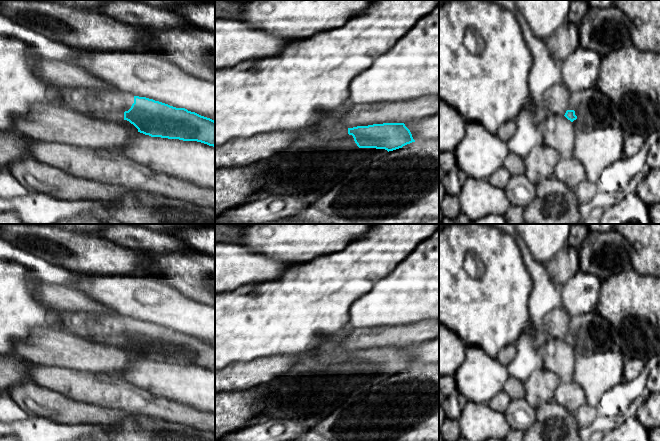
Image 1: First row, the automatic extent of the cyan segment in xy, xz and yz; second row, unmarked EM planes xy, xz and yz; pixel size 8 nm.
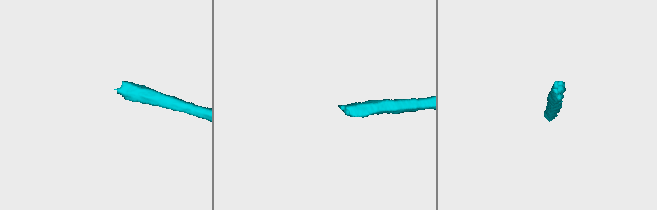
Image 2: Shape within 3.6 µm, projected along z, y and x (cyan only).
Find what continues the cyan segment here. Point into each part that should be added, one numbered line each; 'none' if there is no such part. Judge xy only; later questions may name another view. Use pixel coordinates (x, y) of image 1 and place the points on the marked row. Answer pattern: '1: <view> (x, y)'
1: xy (111, 104)

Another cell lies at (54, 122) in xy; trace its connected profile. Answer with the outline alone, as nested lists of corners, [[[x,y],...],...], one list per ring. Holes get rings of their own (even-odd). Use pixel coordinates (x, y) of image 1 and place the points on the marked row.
[[[57,102],[33,105],[25,116],[16,120],[13,130],[35,141],[120,152],[127,148],[134,134],[140,133],[117,121],[86,116]]]

